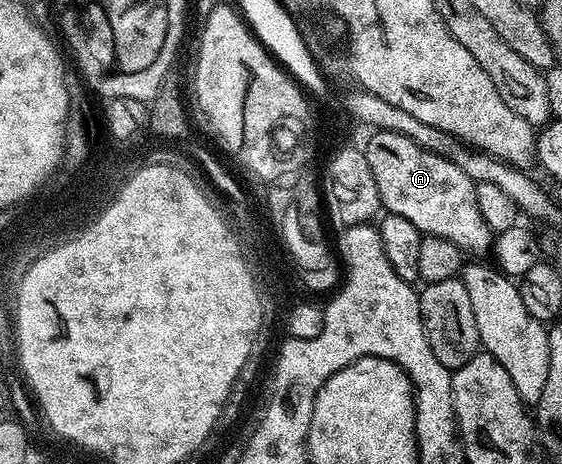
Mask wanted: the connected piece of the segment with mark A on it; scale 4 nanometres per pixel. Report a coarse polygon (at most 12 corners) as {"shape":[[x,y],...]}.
{"shape":[[404,135],[364,153],[381,207],[482,258],[475,181]]}

